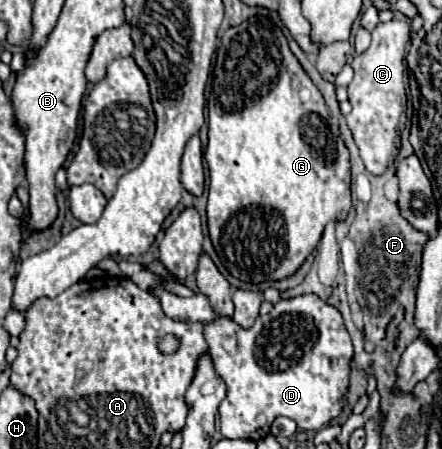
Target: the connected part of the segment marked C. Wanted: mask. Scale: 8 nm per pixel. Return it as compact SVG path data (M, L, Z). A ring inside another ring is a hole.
M393 18L391 22L385 24L377 24L377 28L371 32L371 46L365 54L361 54L359 58L351 60L351 66L355 70L355 78L351 80L351 84L347 86L349 90L349 102L353 106L351 114L347 116L347 126L353 132L355 144L359 148L361 160L365 164L365 168L371 174L383 174L395 160L399 146L401 146L401 130L405 128L407 122L407 94L405 94L405 84L403 84L403 58L405 58L405 48L409 42L409 22L405 20L397 20Z

